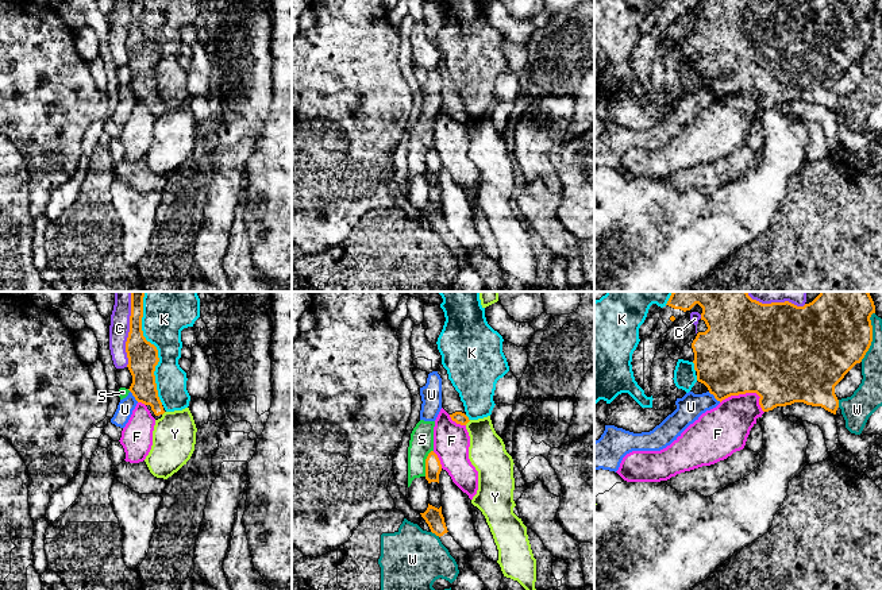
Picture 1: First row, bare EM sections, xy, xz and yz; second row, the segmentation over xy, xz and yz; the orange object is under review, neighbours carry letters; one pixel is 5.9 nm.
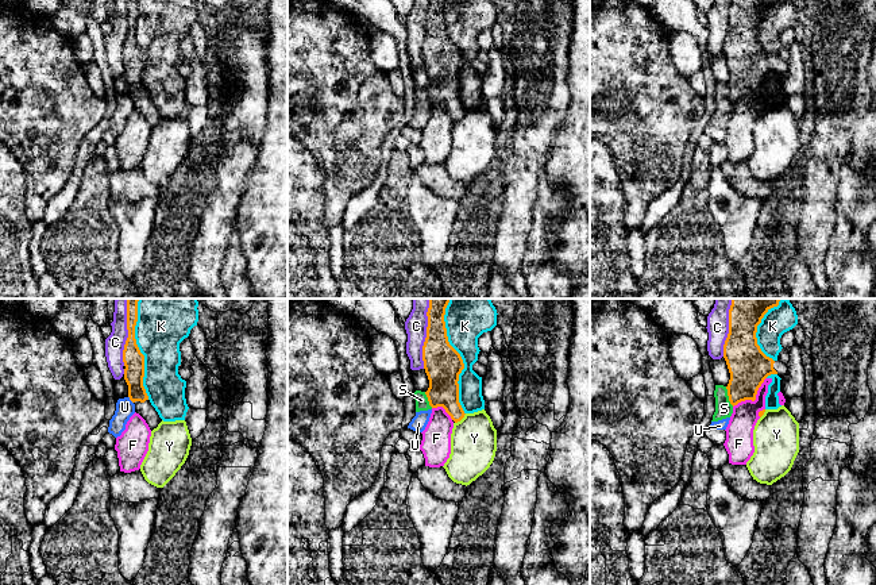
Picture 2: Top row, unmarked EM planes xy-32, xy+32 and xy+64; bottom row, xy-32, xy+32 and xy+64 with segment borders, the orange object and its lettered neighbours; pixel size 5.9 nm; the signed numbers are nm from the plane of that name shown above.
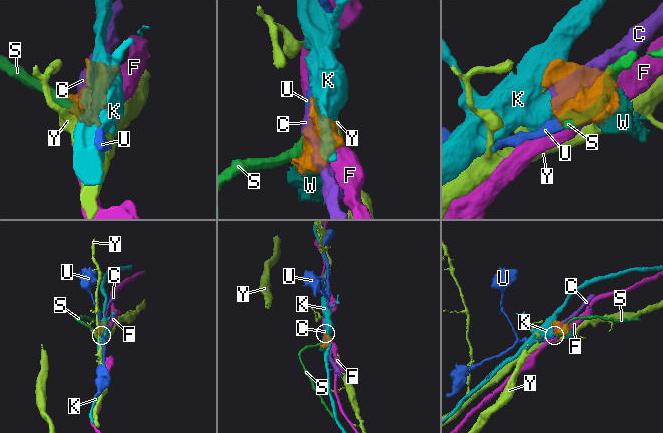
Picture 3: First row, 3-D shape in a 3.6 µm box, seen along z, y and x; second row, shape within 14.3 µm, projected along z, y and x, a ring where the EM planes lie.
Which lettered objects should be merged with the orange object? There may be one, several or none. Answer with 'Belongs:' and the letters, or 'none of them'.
Belongs: none of them

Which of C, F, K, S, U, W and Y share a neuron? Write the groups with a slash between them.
C / F / K / S U / W / Y

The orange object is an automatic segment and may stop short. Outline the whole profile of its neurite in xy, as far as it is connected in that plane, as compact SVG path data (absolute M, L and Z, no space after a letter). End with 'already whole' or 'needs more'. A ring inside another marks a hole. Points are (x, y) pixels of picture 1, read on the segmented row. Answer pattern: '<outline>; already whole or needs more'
M131 292L130 332L126 342L127 367L132 375L132 383L128 390L158 420L166 410L158 397L154 375L155 366L159 362L158 350L146 340L142 331L143 297L145 292Z; needs more

